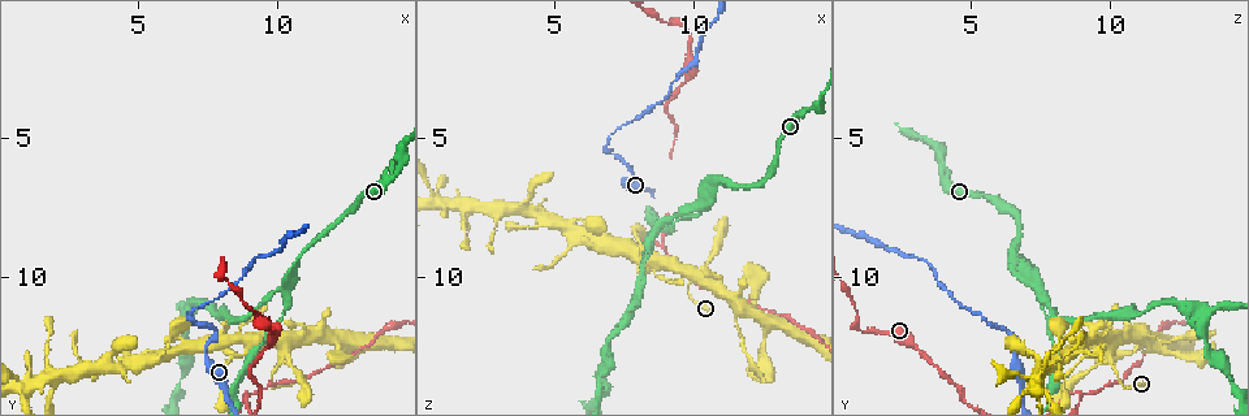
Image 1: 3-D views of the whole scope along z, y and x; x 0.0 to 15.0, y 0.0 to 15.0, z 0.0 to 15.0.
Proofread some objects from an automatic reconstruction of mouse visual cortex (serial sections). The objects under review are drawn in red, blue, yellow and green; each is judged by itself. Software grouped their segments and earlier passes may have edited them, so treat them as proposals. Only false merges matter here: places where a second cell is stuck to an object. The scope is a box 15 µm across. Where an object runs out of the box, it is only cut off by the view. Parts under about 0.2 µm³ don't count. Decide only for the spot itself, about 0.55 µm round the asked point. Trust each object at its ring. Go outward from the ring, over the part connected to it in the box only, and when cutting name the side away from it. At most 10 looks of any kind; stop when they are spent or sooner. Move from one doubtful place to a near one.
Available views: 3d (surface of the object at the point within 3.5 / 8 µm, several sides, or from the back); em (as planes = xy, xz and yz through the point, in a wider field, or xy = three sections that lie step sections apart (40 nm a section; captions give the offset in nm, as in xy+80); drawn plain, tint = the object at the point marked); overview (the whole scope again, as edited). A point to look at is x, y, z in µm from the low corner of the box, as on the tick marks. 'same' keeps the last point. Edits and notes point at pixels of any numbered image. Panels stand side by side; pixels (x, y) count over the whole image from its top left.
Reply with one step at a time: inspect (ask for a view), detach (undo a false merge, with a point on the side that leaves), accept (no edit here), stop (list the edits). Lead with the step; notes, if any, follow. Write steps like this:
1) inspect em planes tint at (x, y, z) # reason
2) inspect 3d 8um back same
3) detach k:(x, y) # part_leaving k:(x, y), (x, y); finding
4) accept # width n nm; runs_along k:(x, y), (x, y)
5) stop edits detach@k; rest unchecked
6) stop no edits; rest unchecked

inspect 3d 3.5um back at (10.2, 10.4, 7.5) # a fork

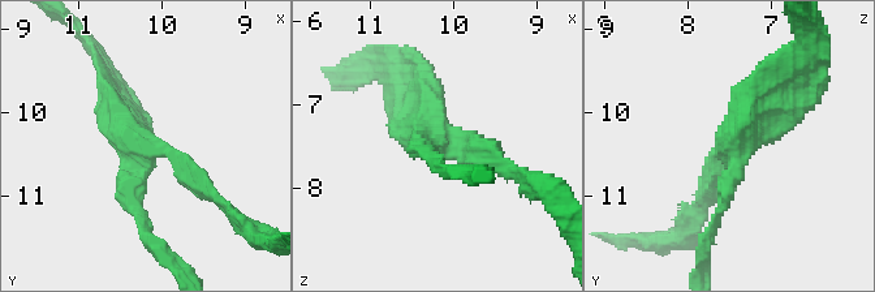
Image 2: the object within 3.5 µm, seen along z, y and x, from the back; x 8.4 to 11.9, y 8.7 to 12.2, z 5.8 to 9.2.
inspect em xy step 1 plain at (10.25, 10.40, 7.45) # need the tissue

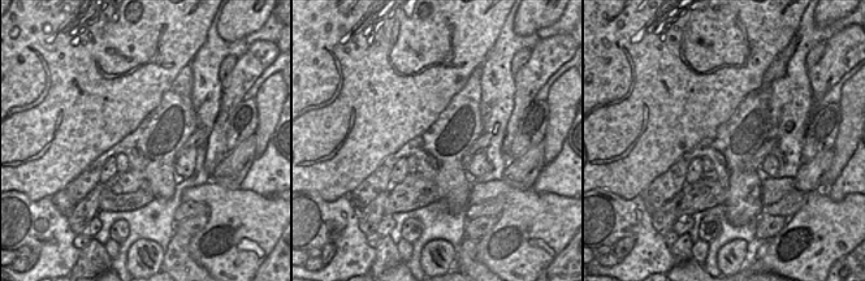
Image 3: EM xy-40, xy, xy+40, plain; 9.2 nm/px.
inspect em xy step 1 tint same # with the object marked

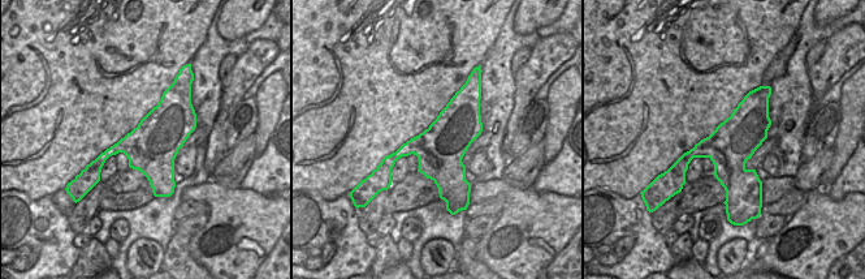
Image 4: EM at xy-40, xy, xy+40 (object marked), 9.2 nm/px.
accept # runs_along 2:(110, 85), (121, 129), (169, 153), (210, 193); one cell here

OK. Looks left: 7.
inspect 3d 3.5um at (7.7, 11.9, 6.3) # abrupt turn

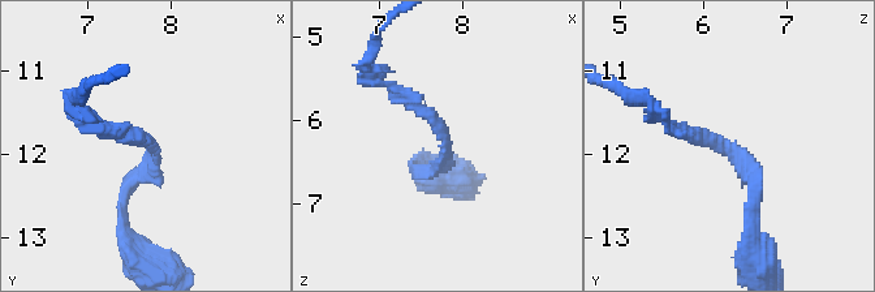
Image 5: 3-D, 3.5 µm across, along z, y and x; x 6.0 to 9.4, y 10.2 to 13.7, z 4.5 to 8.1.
inspect em xy step 5 tint at (7.80, 12.00, 6.30)

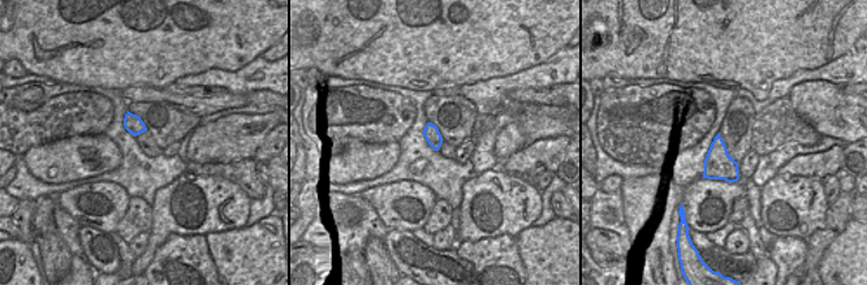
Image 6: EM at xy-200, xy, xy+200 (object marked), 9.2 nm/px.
accept # runs_along 5:(749, 220), (755, 176), (712, 140), (672, 132); continuous, no second cell

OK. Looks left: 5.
inspect 3d 8um at (6.9, 11.6, 13.4) # sharp bend

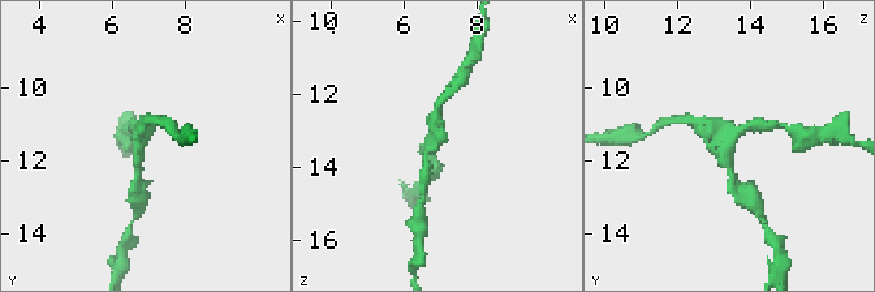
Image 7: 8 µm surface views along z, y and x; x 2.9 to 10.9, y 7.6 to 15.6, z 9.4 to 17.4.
inspect em xy step 5 tint at (6.8, 11.4, 13.3) # need the tissue

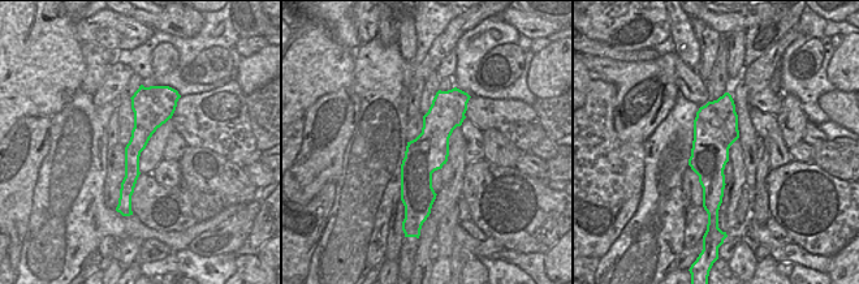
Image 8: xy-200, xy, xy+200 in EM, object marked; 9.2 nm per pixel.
accept # one cell here

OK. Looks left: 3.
inspect 3d 3.5um at (9.7, 12.0, 1.1) # thick turns thin

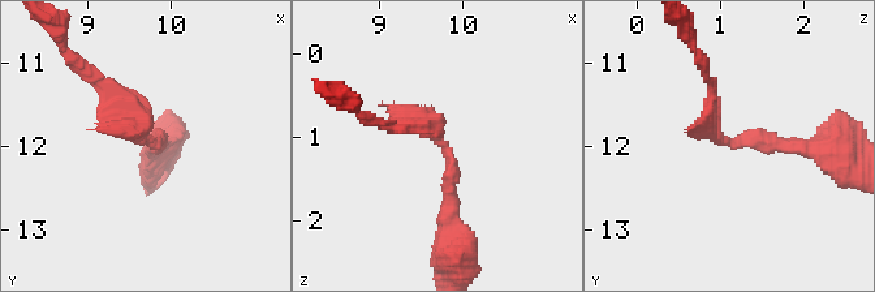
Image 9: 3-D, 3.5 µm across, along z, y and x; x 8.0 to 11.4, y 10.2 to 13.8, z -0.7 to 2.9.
inspect em planes tint at (9.75, 11.95, 1.05) # shape alone is not enough

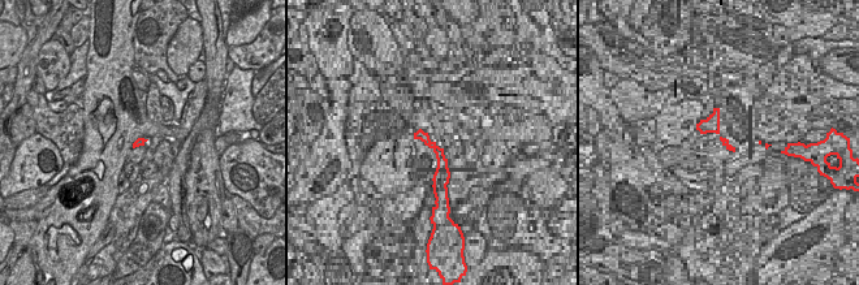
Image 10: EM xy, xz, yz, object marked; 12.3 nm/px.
accept # runs_along 9:(451, 226), (447, 149), (427, 125), (387, 125); all the same cell

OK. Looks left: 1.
stop no edits; rest unchecked

